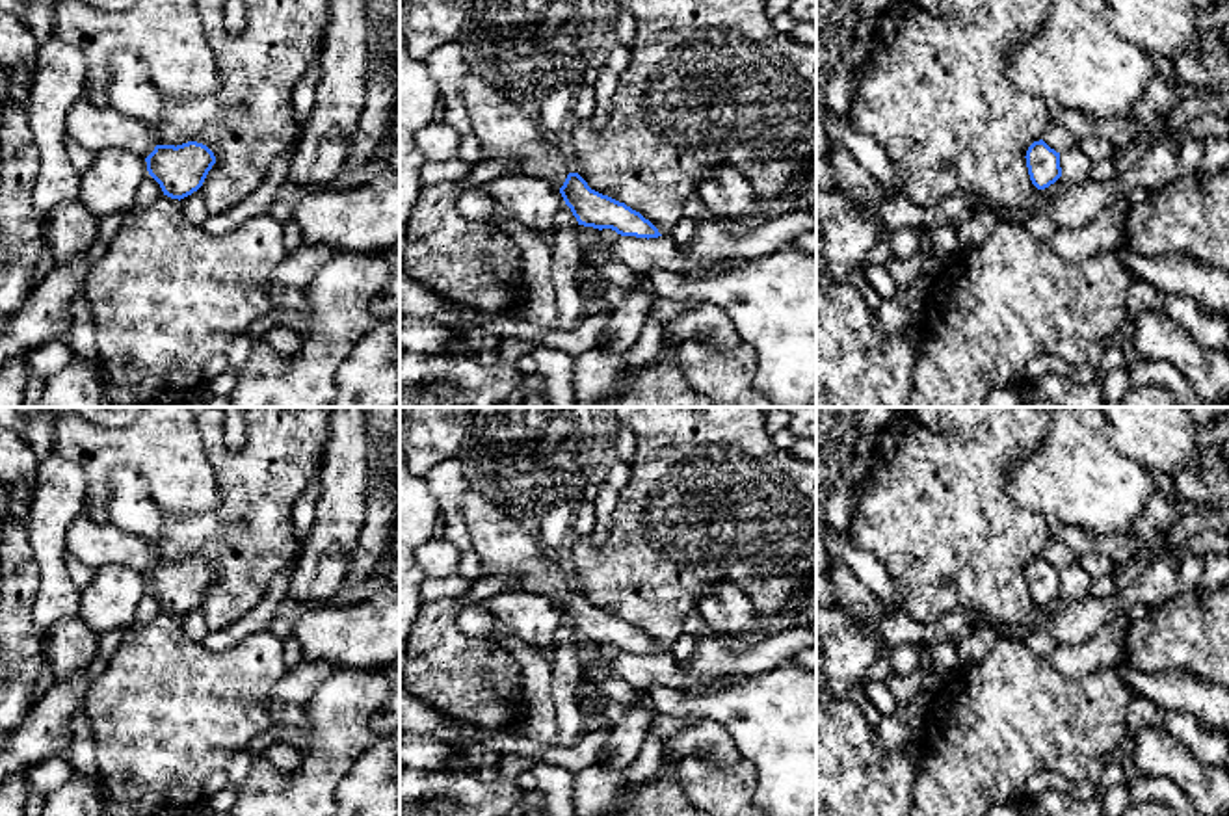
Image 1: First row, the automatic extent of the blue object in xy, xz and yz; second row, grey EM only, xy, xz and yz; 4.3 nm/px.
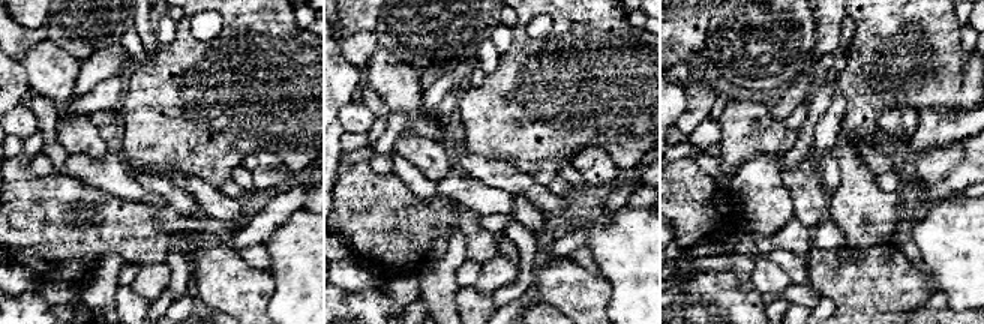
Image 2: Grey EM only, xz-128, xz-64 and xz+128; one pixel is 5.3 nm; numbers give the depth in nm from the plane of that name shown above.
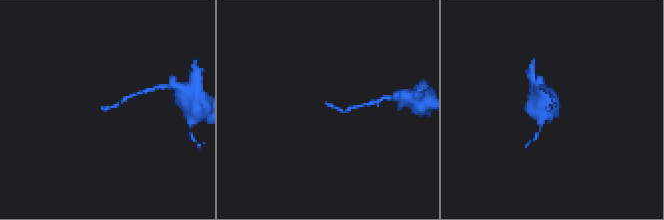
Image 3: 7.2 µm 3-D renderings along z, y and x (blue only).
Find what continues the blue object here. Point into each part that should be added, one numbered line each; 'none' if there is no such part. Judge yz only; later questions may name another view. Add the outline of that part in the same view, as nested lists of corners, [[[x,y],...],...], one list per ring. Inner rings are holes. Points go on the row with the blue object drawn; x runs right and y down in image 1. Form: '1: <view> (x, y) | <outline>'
none

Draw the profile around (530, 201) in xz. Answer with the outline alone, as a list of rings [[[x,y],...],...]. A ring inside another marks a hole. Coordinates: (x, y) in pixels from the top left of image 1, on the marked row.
[[[504,173],[483,186],[517,223],[545,236],[552,245],[552,221],[565,204],[550,182],[522,173]]]

